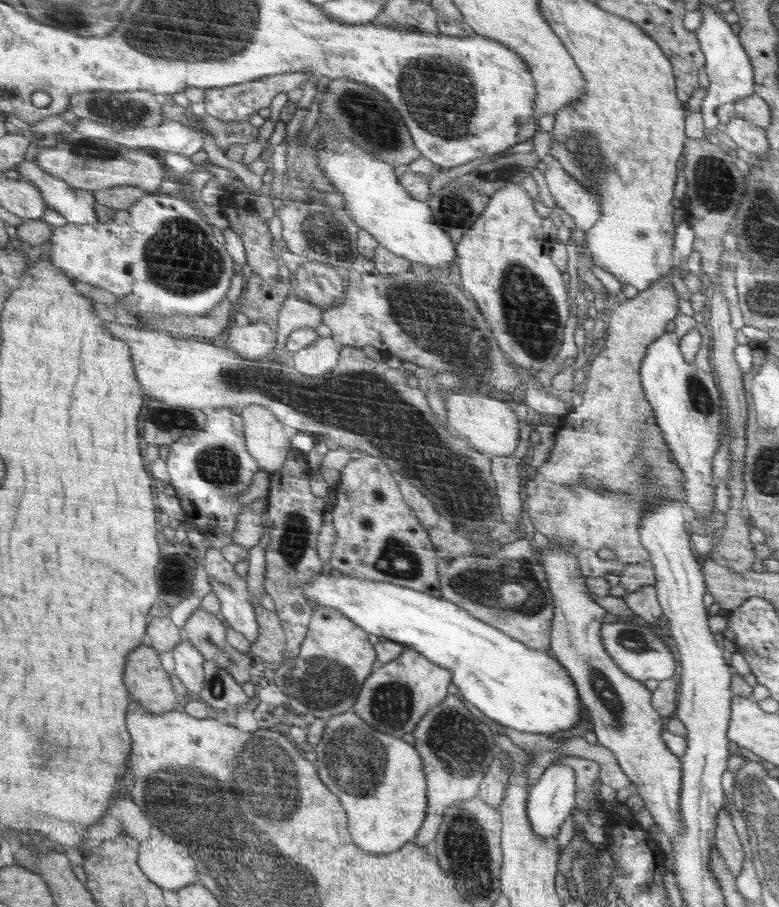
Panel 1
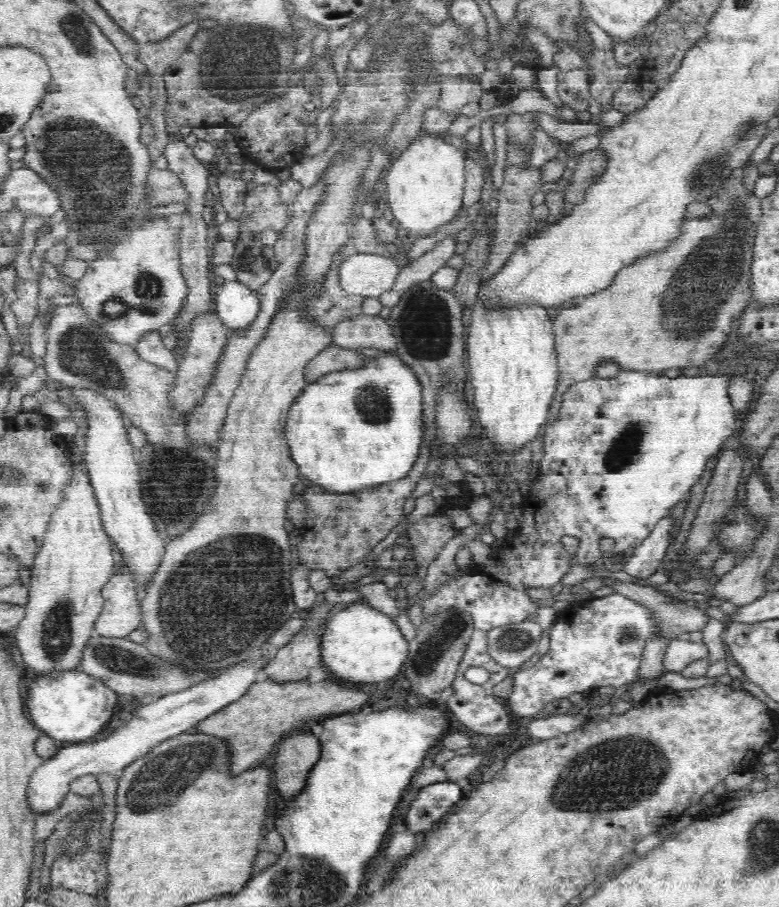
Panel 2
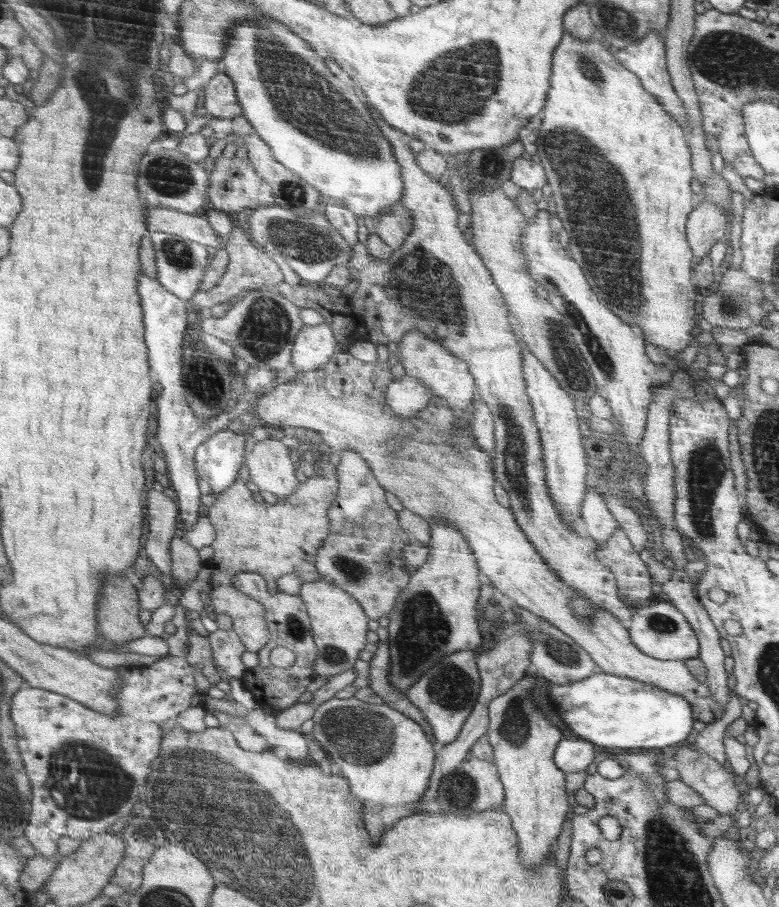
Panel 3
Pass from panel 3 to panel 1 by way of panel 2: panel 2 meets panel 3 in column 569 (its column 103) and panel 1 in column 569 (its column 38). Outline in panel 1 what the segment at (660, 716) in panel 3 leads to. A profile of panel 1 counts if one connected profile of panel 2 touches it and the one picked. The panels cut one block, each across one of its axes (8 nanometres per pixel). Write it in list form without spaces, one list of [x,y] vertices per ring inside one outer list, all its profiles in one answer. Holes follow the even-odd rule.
[[[329,568],[324,574],[319,574],[317,580],[307,584],[303,593],[310,602],[316,602],[316,606],[334,608],[370,634],[410,646],[438,666],[451,670],[452,682],[459,688],[460,694],[474,708],[480,709],[481,713],[487,714],[488,718],[496,720],[498,724],[546,735],[571,730],[582,718],[579,691],[563,663],[547,651],[532,650],[519,639],[504,634],[499,628],[485,623],[475,615],[468,614],[467,610],[446,598],[436,598],[424,591],[387,582],[354,578]]]

